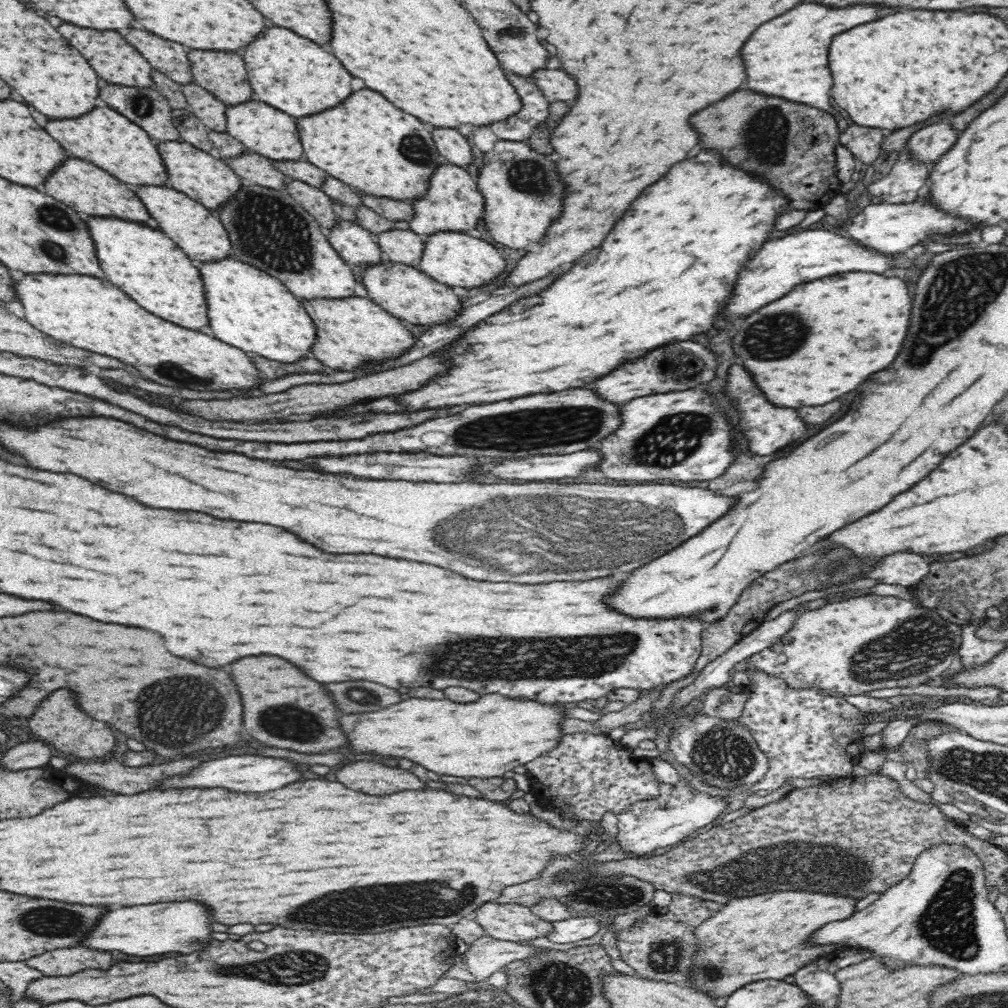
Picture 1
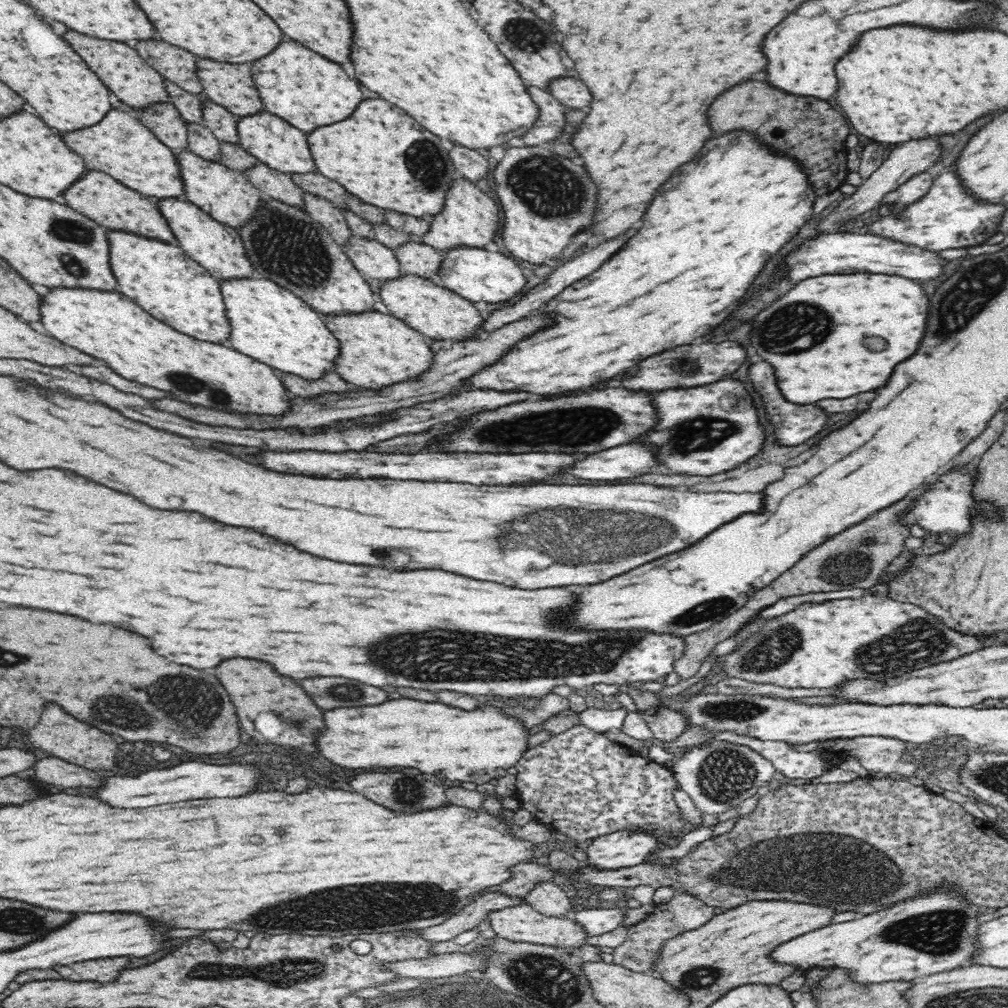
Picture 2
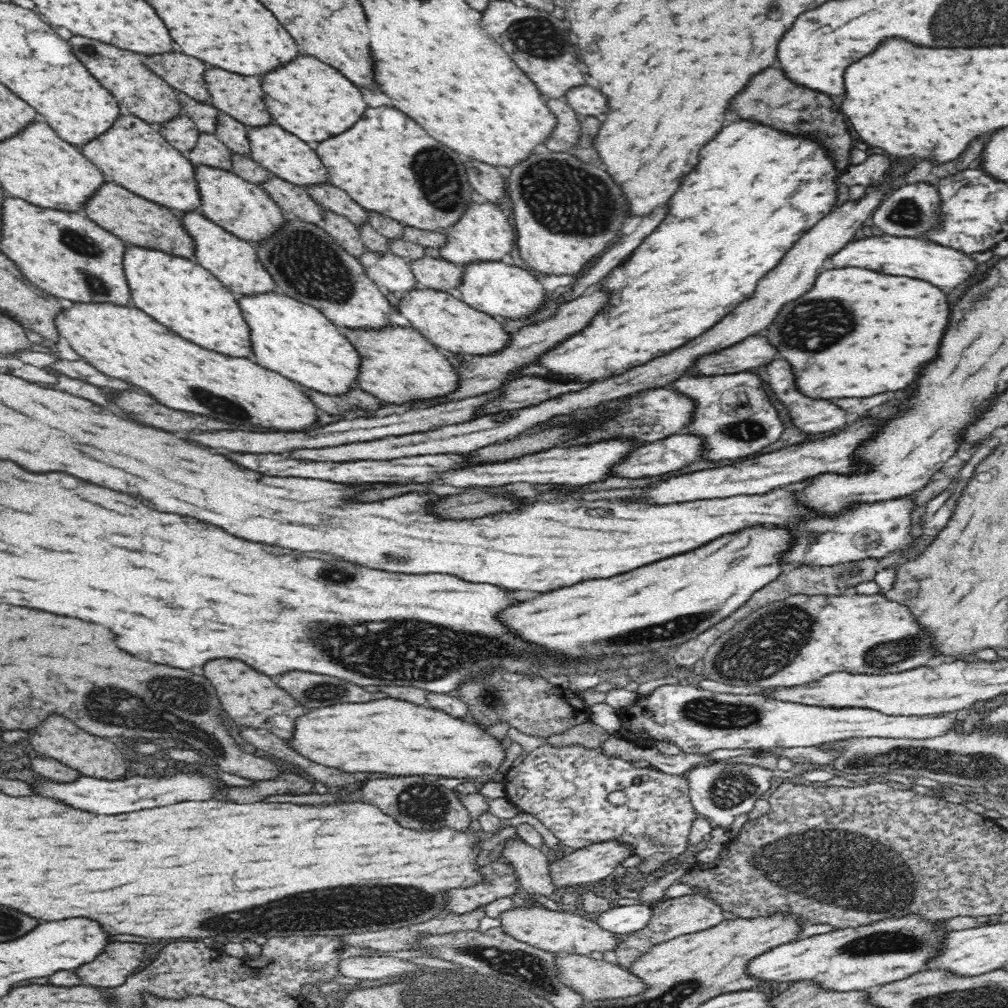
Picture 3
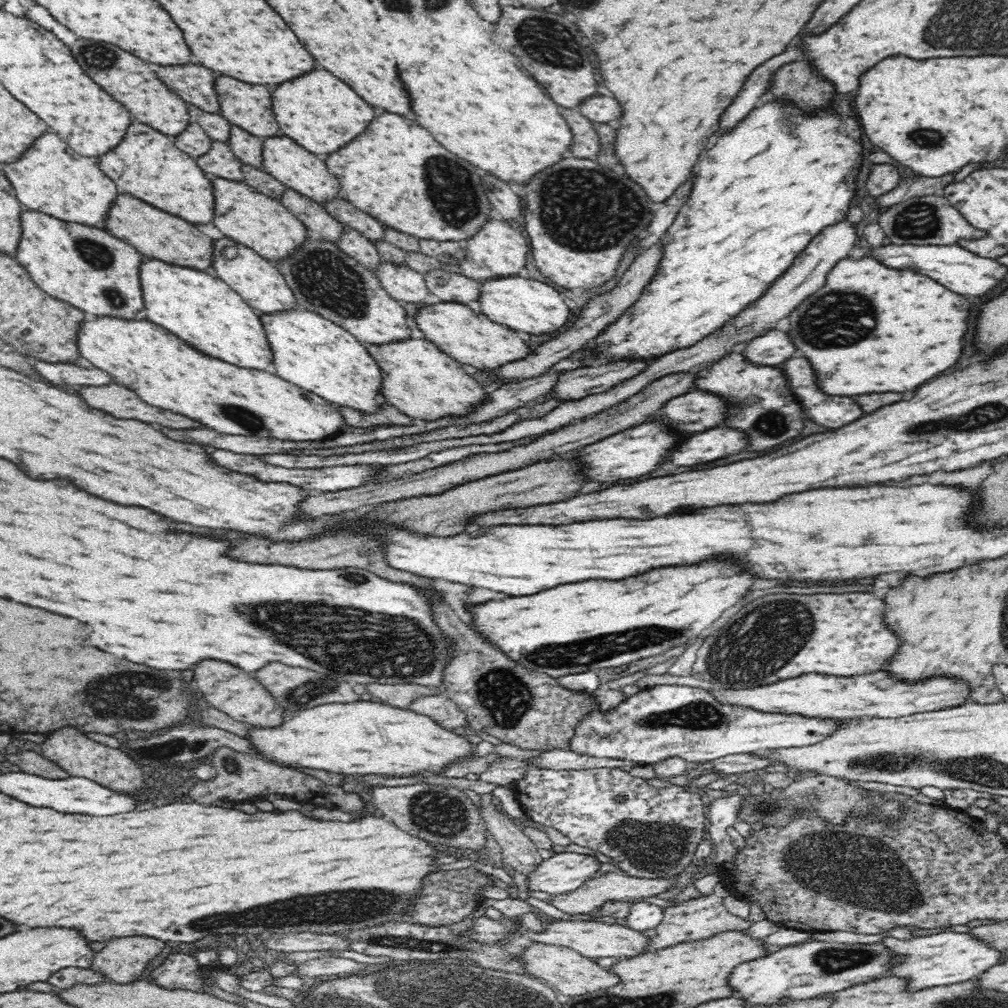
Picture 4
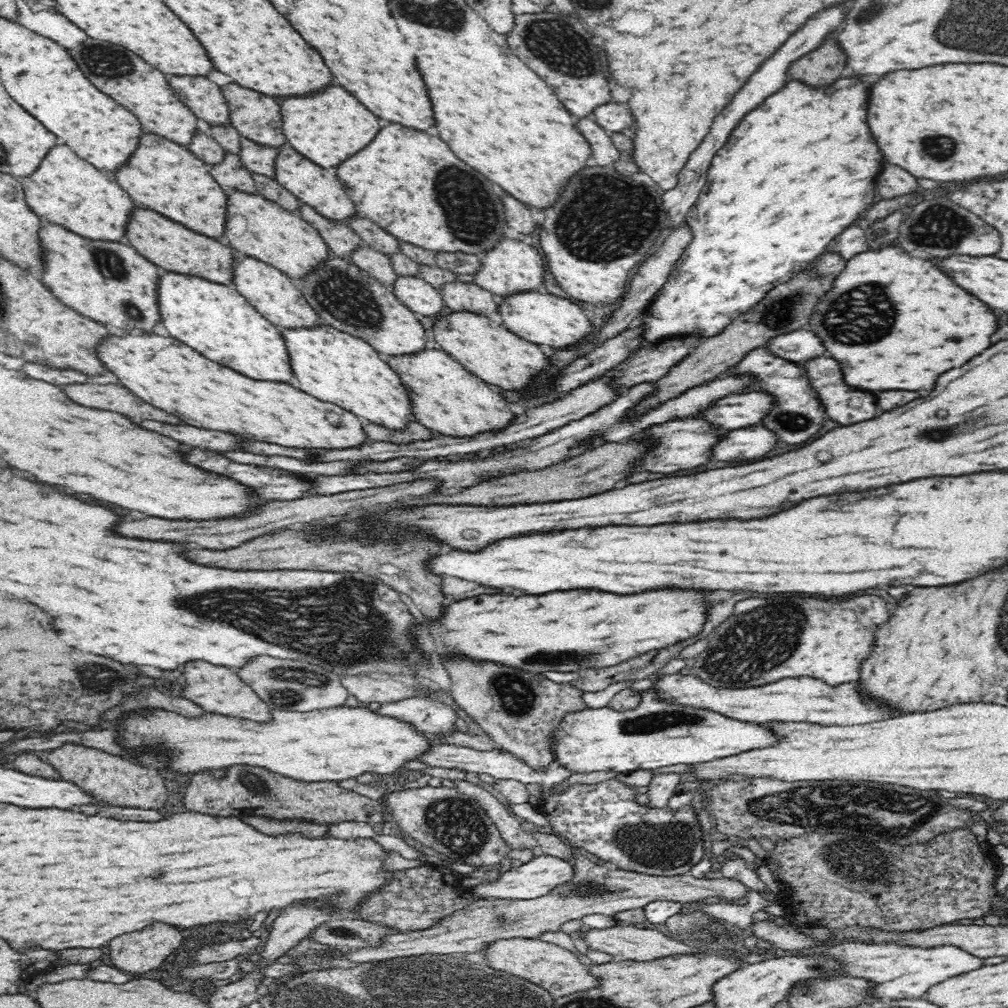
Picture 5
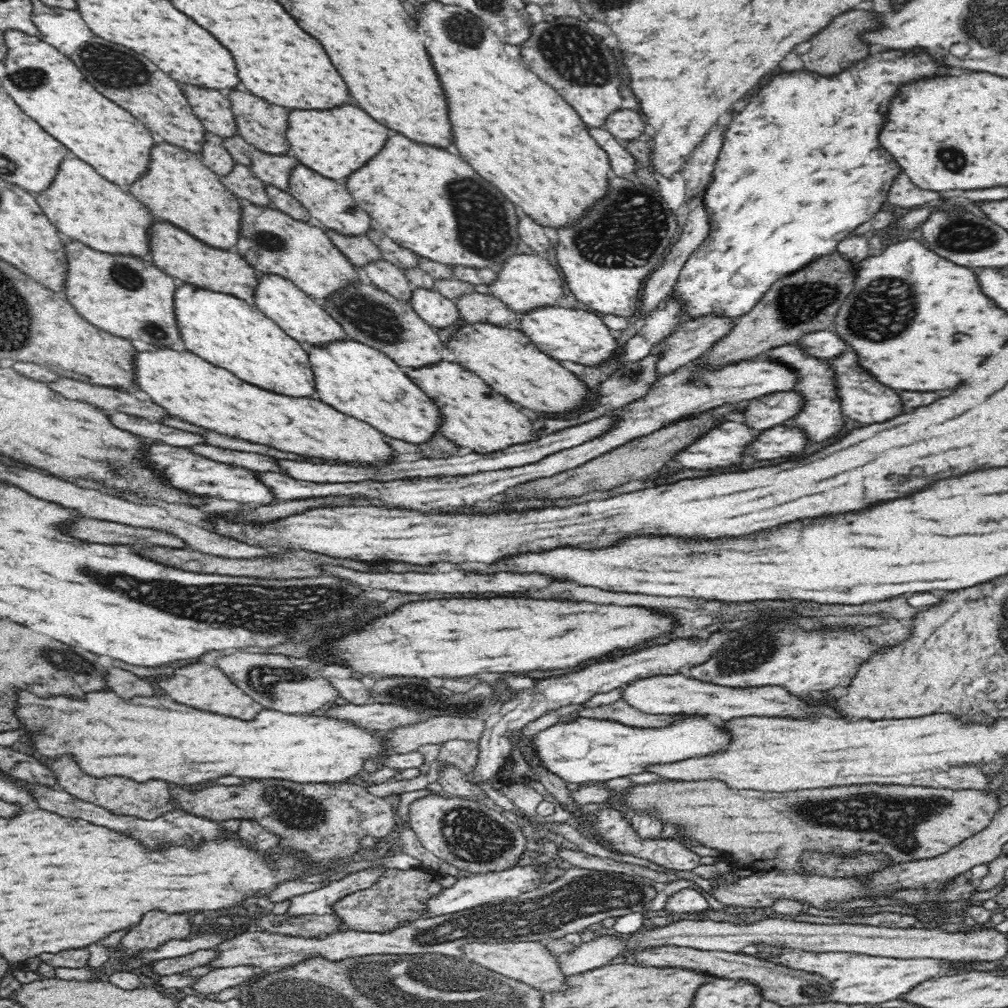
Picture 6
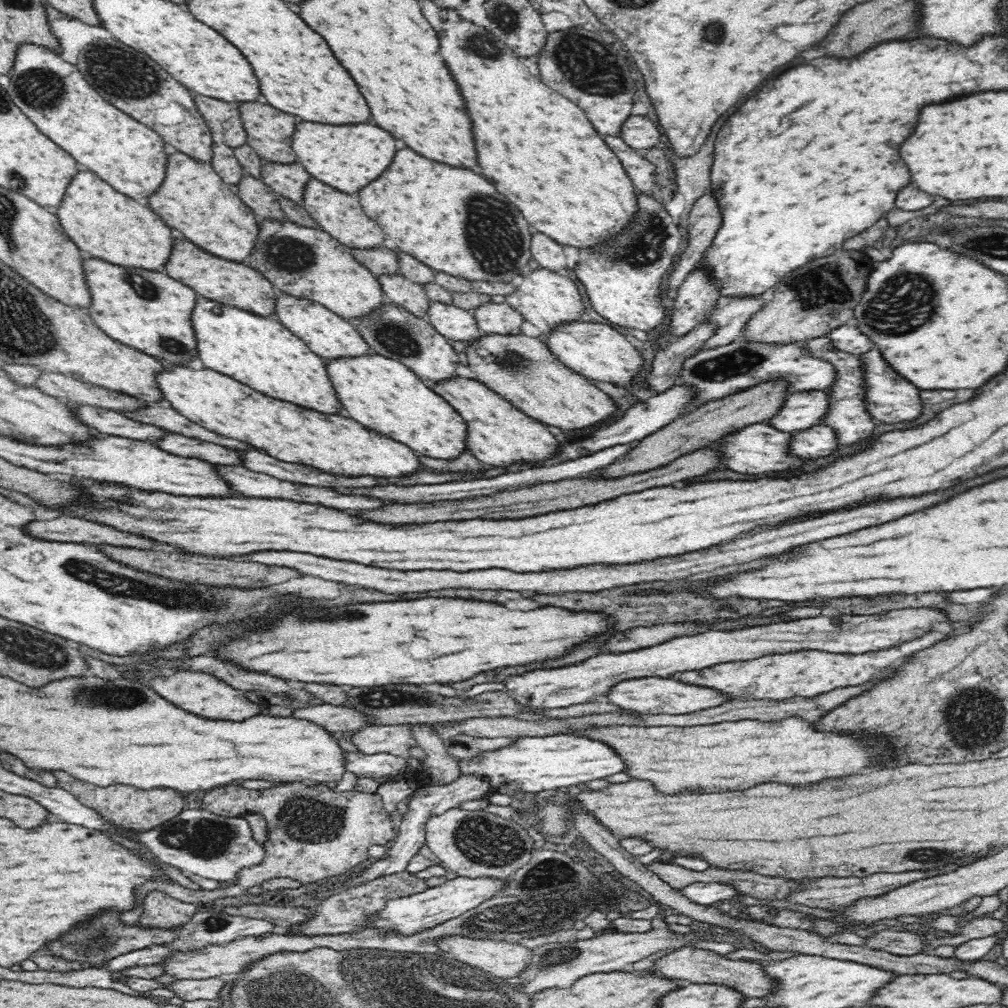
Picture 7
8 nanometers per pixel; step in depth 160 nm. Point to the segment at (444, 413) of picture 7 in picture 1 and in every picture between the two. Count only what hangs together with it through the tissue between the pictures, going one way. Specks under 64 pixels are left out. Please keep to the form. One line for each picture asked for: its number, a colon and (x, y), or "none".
1: (248, 308)
2: (271, 324)
3: (287, 336)
4: (308, 350)
5: (332, 366)
6: (356, 379)

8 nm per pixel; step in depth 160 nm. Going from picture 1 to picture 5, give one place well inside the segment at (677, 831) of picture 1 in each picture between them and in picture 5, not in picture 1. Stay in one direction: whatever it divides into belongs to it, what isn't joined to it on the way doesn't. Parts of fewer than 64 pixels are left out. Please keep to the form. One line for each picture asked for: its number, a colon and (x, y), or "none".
2: (624, 848)
3: (591, 864)
4: (562, 873)
5: (533, 879)

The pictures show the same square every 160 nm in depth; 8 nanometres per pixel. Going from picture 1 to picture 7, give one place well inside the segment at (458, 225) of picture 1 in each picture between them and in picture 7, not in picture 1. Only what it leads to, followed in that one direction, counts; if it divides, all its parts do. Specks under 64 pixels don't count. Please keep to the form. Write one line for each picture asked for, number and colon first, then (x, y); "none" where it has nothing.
2: (469, 217)
3: (484, 232)
4: (496, 249)
5: (511, 266)
6: (525, 281)
7: (545, 298)

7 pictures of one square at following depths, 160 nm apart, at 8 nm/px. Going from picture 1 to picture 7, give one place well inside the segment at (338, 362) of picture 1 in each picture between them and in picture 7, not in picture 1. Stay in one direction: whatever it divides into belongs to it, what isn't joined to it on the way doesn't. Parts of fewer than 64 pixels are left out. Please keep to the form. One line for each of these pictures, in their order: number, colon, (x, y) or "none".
2: (375, 349)
3: (397, 363)
4: (419, 379)
5: (445, 397)
6: (474, 415)
7: (498, 434)

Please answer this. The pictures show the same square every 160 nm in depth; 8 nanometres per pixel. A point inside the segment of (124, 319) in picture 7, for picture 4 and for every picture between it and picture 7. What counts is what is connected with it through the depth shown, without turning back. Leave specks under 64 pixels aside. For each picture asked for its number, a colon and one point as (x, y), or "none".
4: (86, 266)
5: (108, 281)
6: (129, 296)

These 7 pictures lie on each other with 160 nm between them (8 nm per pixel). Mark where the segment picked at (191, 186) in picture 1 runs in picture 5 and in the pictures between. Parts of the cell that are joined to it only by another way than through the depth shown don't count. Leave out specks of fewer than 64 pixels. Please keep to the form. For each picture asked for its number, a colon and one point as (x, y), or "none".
2: (226, 195)
3: (243, 208)
4: (261, 223)
5: (256, 226)

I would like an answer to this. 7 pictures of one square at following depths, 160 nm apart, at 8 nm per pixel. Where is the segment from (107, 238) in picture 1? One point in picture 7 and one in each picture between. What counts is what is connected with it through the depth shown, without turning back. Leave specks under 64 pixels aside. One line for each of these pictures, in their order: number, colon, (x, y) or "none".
2: (161, 278)
3: (181, 294)
4: (200, 308)
5: (214, 319)
6: (227, 331)
7: (258, 351)

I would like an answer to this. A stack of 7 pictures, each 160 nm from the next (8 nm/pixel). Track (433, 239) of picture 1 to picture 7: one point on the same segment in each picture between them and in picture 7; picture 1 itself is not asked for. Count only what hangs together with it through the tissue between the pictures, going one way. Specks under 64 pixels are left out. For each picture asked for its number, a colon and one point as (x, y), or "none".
2: (477, 274)
3: (494, 287)
4: (526, 304)
5: (541, 318)
6: (565, 333)
7: (596, 350)

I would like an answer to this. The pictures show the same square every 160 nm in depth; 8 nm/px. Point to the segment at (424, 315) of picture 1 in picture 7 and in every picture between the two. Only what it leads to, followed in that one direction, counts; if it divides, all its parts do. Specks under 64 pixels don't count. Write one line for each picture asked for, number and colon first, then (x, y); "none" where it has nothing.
2: (433, 310)
3: (446, 321)
4: (465, 335)
5: (490, 351)
6: (506, 359)
7: (522, 369)

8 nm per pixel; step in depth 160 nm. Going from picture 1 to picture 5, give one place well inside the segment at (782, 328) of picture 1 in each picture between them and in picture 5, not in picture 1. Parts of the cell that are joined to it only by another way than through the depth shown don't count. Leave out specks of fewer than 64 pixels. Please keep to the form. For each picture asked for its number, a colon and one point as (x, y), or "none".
2: (846, 309)
3: (898, 323)
4: (869, 329)
5: (896, 323)

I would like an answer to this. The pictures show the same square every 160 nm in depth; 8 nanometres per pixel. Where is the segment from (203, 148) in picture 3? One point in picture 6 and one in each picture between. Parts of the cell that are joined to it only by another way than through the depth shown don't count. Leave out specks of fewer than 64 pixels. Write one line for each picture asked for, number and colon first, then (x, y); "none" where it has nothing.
4: (220, 161)
5: (230, 173)
6: (241, 180)

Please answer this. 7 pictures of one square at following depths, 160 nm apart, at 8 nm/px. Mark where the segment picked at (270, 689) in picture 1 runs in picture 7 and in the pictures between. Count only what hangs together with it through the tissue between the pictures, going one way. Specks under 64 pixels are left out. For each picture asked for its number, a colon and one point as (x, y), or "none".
2: (291, 719)
3: (252, 699)
4: (227, 688)
5: (216, 689)
6: (205, 687)
7: (197, 692)

